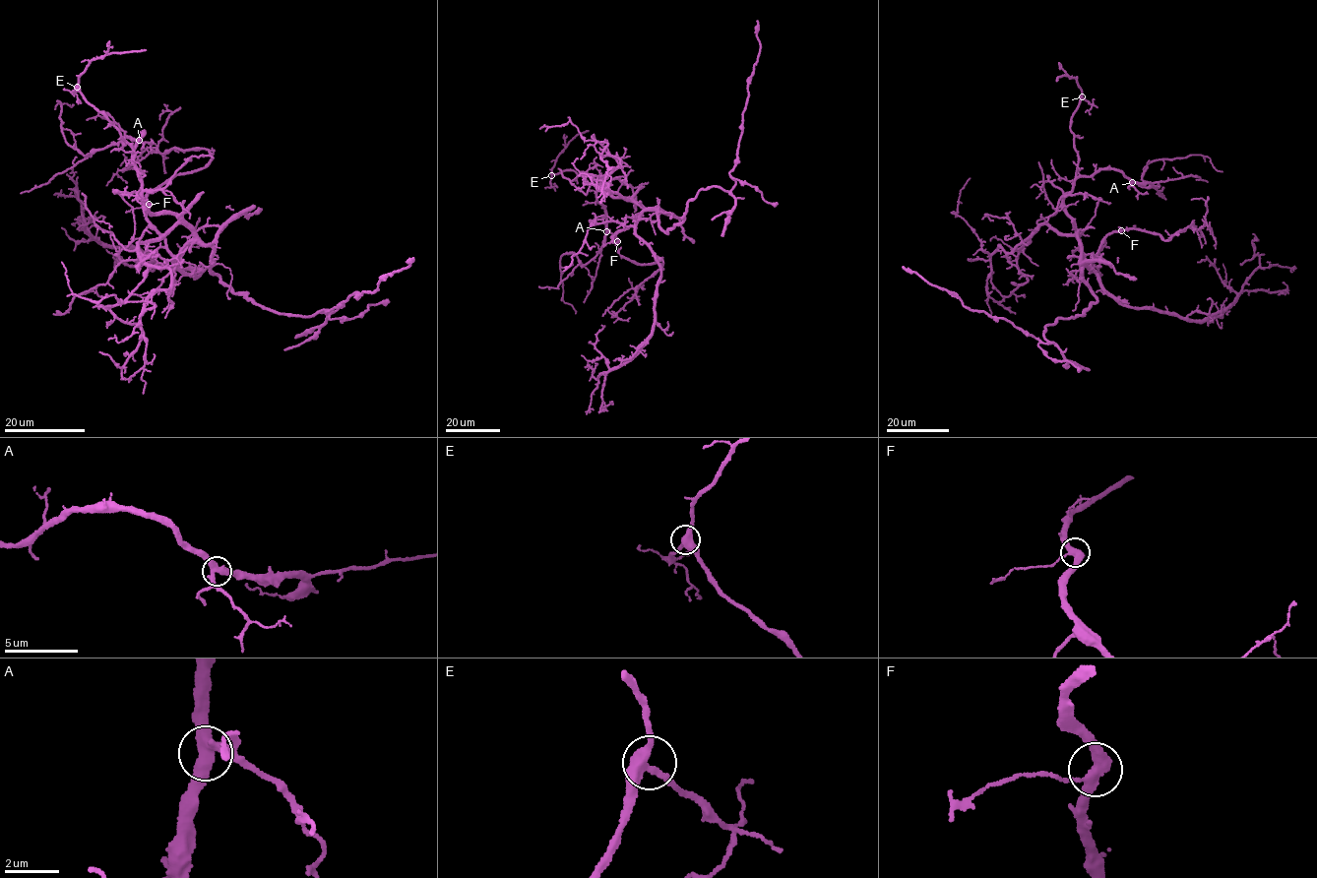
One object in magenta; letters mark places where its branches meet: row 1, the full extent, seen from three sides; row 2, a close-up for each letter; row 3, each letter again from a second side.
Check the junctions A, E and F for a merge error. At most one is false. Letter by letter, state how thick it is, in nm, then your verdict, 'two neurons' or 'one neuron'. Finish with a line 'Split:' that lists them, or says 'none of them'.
A: calibre 360 nm; one neuron
E: calibre 380 nm; one neuron
F: calibre 360 nm; one neuron
Split: none of them

